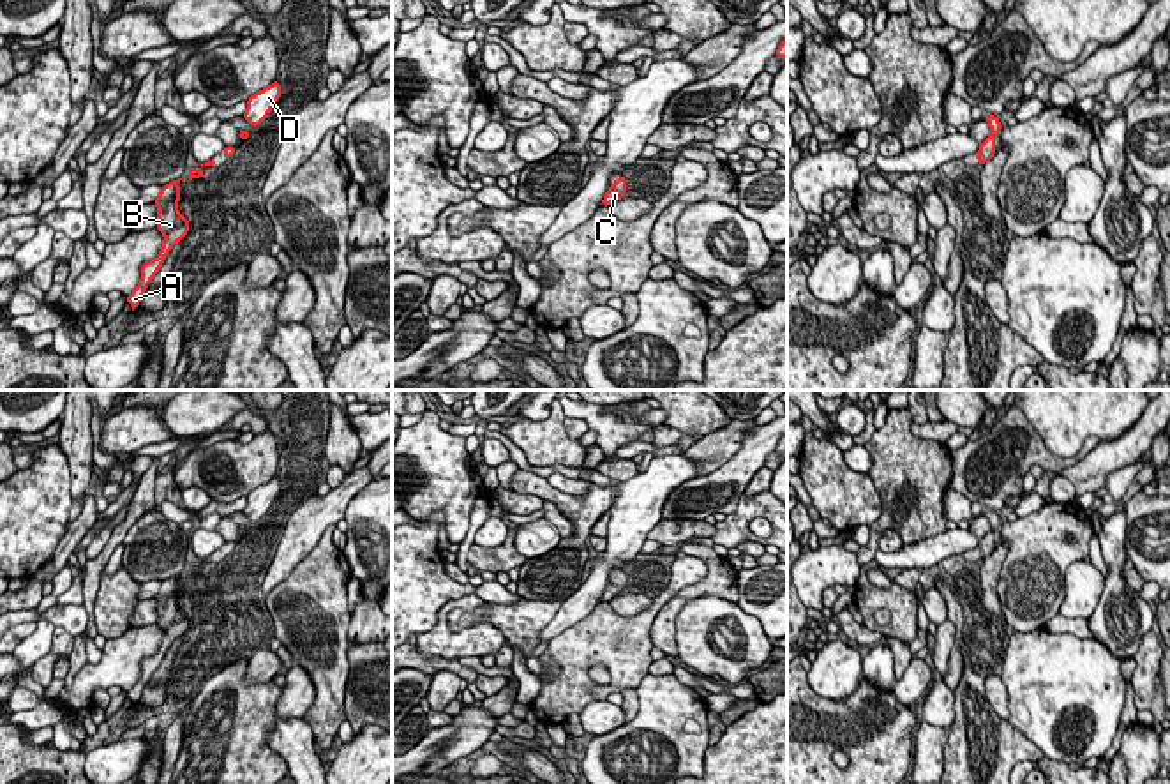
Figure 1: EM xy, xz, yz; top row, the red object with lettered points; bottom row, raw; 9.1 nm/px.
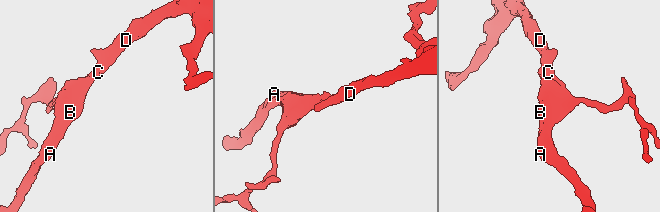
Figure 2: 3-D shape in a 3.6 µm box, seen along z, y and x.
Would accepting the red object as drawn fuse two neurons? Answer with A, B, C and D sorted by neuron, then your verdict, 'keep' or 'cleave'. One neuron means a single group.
A B C D; keep

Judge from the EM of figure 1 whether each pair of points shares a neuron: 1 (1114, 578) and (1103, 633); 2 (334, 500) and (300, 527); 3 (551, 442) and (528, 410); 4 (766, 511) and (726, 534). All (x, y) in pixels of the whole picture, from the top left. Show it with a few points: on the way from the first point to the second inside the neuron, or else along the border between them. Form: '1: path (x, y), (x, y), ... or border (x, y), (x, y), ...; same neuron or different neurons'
1: path (1109, 592), (1100, 610), (1100, 618); same neuron
2: path (325, 509), (309, 520); same neuron
3: border (551, 408), (540, 421), (521, 415); different neurons
4: path (756, 511), (749, 511), (736, 523); same neuron

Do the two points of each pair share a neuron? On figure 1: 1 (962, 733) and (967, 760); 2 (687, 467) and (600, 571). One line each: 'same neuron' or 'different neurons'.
1: same neuron
2: same neuron

